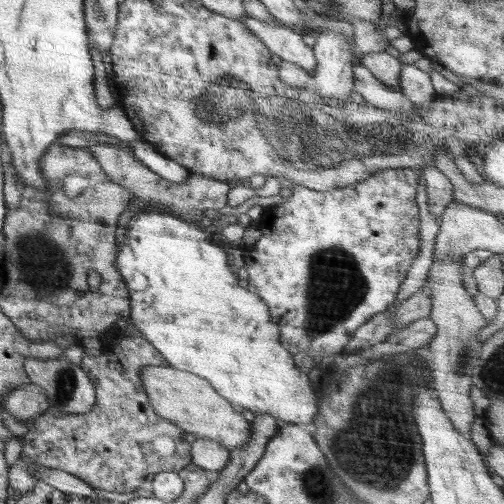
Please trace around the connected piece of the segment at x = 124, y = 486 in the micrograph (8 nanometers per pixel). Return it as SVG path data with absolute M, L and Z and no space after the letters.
M129 327L113 352L95 357L84 355L79 365L92 379L95 386L95 403L84 414L65 414L56 408L46 409L40 416L25 422L28 432L18 437L22 444L21 460L36 468L62 470L86 482L92 488L108 492L133 493L149 474L178 473L191 464L191 445L183 440L188 433L155 413L140 380L140 369L145 366L167 365L164 357L141 335Z

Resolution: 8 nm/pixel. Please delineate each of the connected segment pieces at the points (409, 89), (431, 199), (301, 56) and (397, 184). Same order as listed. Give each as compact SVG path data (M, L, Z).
M404 64L401 68L399 89L418 107L434 101L438 96L431 83L431 76L413 64Z
M433 163L425 164L418 170L427 184L427 204L430 214L440 223L445 208L454 201L452 183Z
M252 17L240 19L254 37L260 39L272 54L277 54L282 60L300 65L310 74L316 68L317 62L313 48L307 46L301 38L302 32L282 24L268 26L265 22Z
M410 168L386 169L369 176L366 180L356 183L352 186L344 188L335 188L334 190L319 191L306 188L305 186L294 185L292 188L292 196L288 197L285 202L280 205L272 205L263 210L261 219L262 235L256 241L253 247L245 247L244 253L246 260L244 261L244 270L248 272L248 288L254 294L260 294L260 298L266 302L270 318L280 329L280 344L290 350L292 355L299 352L305 352L312 357L315 356L333 356L341 354L345 344L352 338L359 326L368 322L375 314L382 312L392 305L396 300L400 284L406 278L406 274L414 260L420 252L419 237L419 216L418 205L416 205L415 196L418 186L418 173Z

